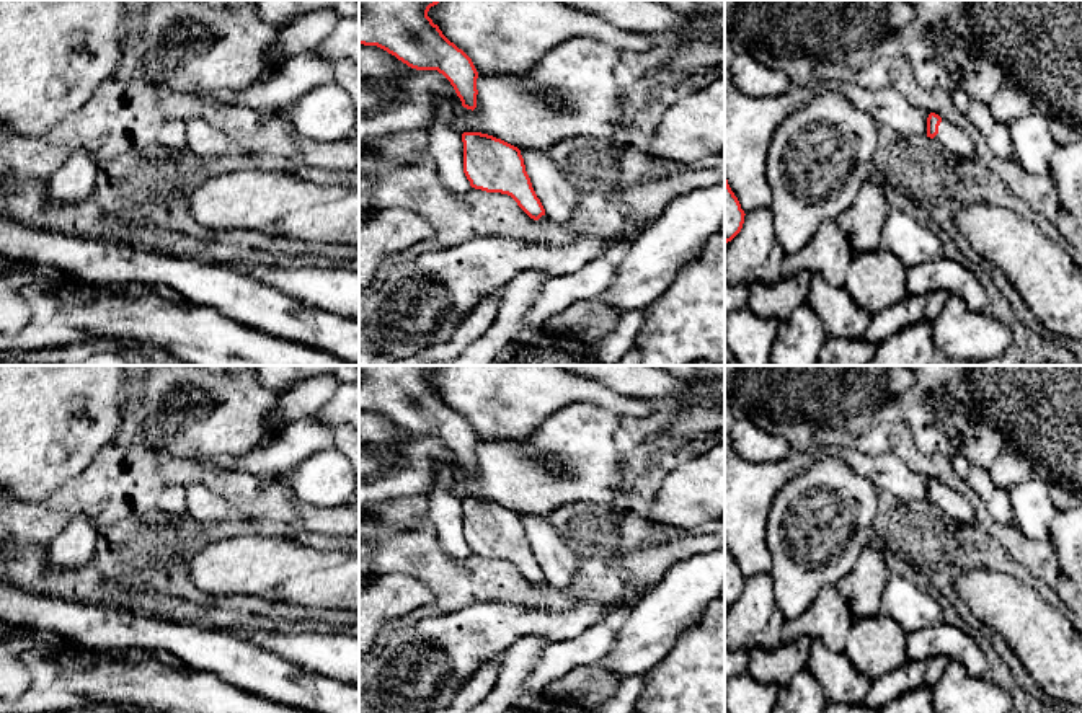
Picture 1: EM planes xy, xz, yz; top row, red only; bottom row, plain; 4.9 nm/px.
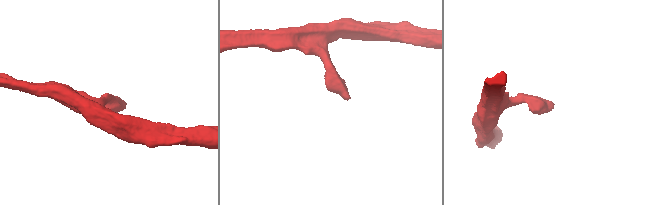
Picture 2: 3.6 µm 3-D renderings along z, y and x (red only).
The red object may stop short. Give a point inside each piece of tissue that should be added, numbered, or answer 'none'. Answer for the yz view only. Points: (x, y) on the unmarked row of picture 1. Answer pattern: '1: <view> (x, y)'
1: yz (950, 503)

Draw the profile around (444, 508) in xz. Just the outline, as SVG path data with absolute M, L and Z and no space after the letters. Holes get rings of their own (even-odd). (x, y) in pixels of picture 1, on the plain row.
M437 463L436 468L439 481L428 494L428 520L437 534L442 550L460 560L472 553L463 538L462 499L452 491L452 467Z

